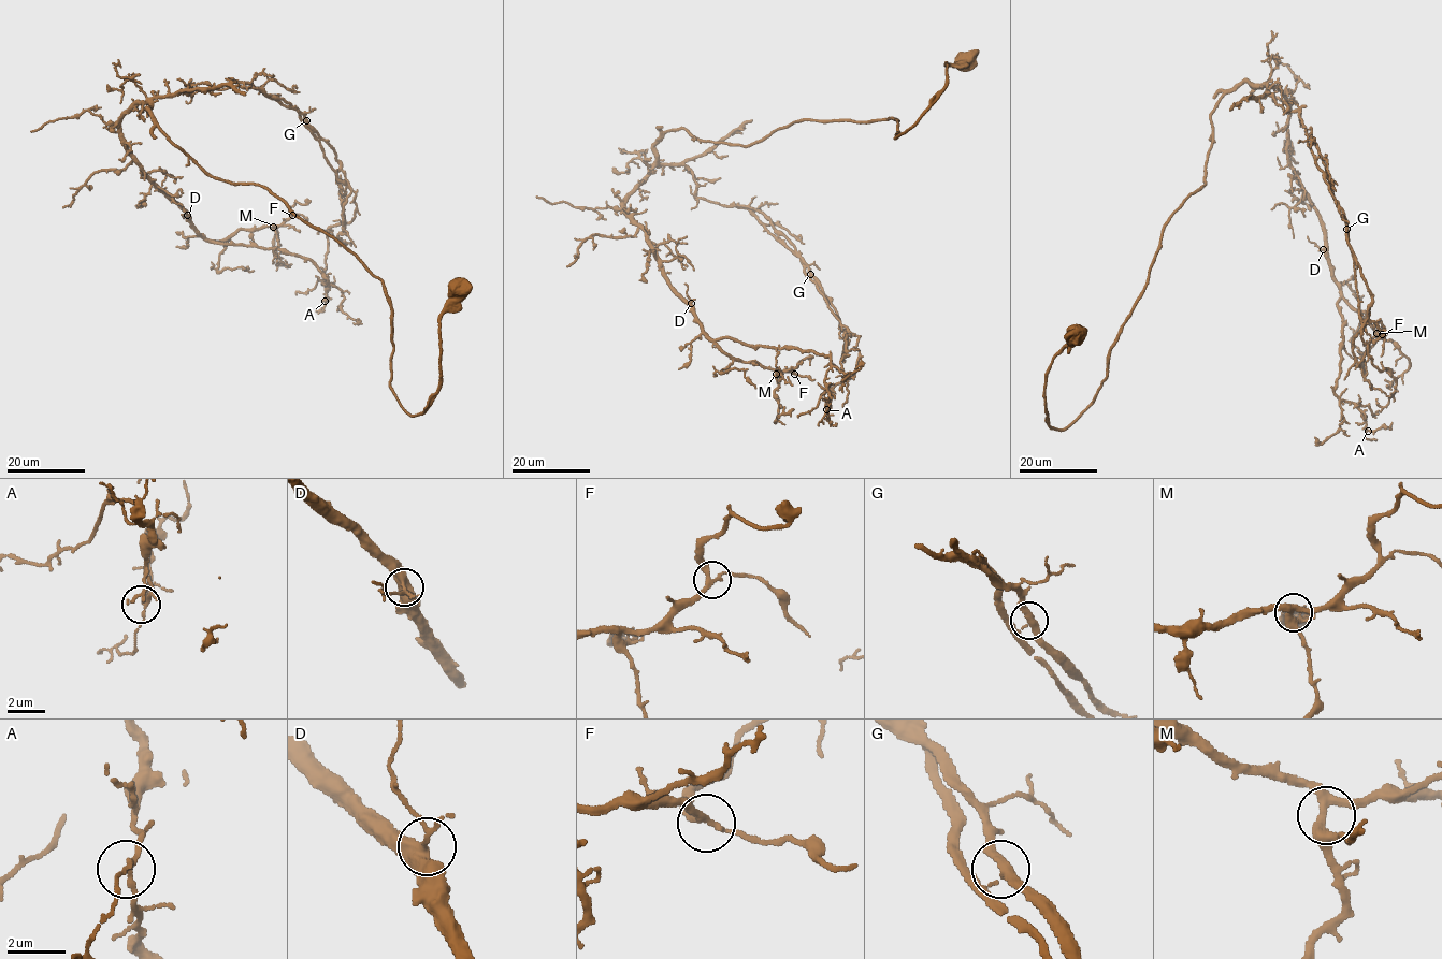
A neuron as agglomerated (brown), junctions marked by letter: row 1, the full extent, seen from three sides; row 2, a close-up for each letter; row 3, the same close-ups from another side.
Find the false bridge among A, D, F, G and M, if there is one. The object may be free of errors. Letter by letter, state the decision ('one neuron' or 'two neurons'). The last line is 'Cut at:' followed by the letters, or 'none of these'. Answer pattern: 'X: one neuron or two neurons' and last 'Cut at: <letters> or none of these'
A: one neuron
D: one neuron
F: one neuron
G: two neurons
M: one neuron
Cut at: G

